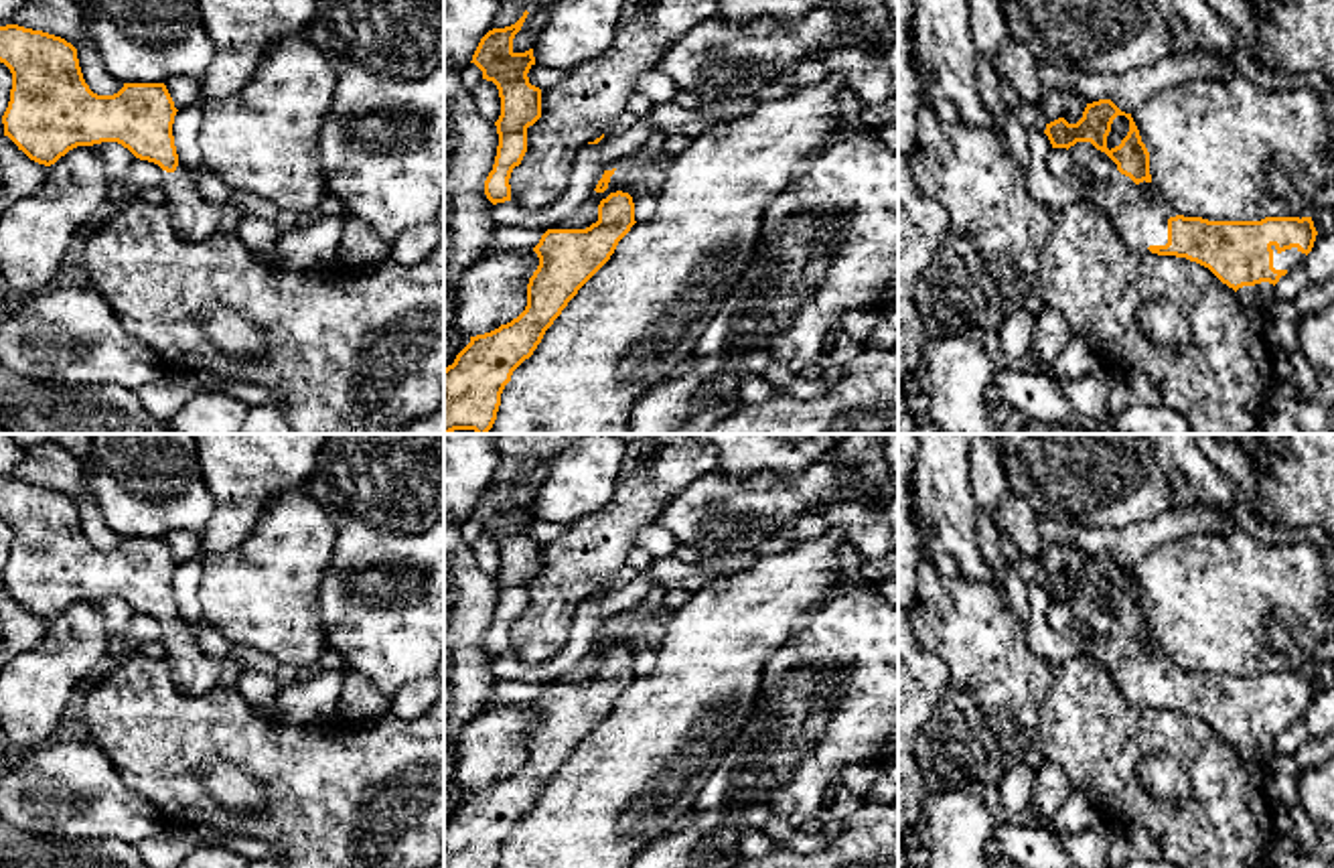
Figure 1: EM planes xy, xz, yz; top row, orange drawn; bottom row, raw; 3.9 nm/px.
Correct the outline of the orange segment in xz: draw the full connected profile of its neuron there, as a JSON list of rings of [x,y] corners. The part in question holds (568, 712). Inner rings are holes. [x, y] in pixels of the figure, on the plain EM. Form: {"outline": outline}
{"outline": [[[610,647],[598,659],[598,675],[586,683],[547,683],[533,706],[539,720],[527,738],[525,765],[499,783],[470,791],[470,797],[444,823],[444,868],[497,868],[501,848],[513,825],[533,809],[545,785],[578,744],[610,714],[618,696],[635,679],[635,657],[628,647]]]}

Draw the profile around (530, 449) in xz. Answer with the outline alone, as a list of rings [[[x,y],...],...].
[[[495,434],[495,450],[527,466],[558,456],[568,444],[586,434]]]

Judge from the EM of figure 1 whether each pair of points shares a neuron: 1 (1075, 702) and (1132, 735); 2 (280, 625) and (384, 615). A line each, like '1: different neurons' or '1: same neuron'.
1: same neuron
2: different neurons

